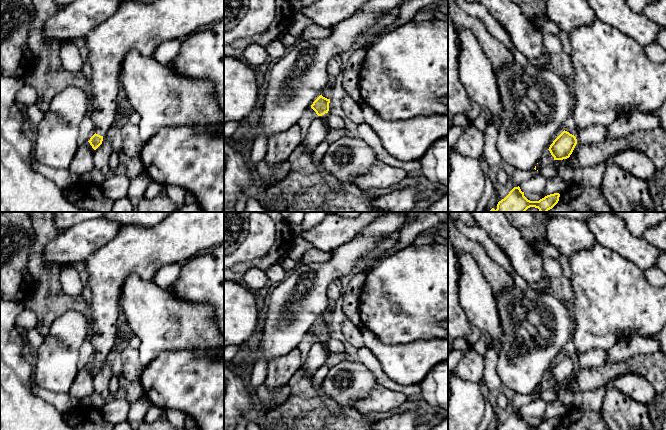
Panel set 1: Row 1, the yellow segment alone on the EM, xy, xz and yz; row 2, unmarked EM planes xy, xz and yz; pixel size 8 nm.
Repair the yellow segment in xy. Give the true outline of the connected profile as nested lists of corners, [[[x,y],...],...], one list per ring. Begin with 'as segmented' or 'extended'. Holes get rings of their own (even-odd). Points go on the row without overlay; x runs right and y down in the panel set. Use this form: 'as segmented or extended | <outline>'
extended | [[[171,212],[154,226],[121,226],[110,242],[84,259],[88,272],[85,284],[91,297],[88,340],[95,348],[95,358],[88,366],[94,374],[102,368],[115,343],[120,298],[127,277],[137,274],[144,281],[154,282],[156,271],[162,266],[184,263],[221,244],[224,244],[224,212]]]

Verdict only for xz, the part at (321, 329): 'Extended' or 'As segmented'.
Extended

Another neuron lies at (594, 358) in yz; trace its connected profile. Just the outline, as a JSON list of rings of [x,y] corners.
[[[593,349],[585,354],[580,355],[576,360],[577,366],[585,369],[593,369],[605,365],[607,359],[607,351],[601,349]]]

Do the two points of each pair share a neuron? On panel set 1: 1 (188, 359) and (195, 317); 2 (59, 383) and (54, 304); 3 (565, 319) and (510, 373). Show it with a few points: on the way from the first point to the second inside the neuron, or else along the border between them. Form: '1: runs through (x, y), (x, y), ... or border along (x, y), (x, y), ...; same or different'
1: border along (167, 351), (200, 350), (204, 351), (212, 359); different
2: border along (77, 311), (70, 310), (61, 314), (44, 337); different
3: runs through (559, 336), (556, 343), (537, 362), (527, 368); same

